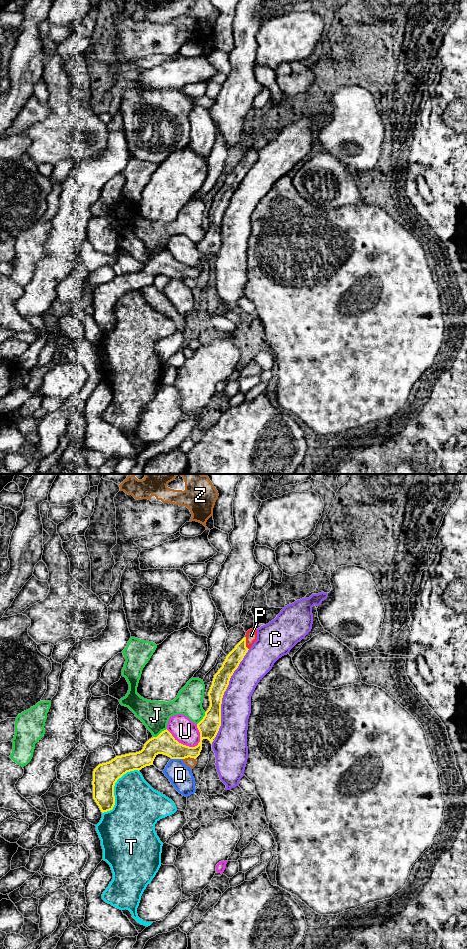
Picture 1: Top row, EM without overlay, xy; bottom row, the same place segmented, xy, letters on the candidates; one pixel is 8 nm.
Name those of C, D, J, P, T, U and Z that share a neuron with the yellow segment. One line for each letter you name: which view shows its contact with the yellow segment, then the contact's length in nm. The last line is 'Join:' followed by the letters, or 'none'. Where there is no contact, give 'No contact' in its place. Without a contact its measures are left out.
P: Touches yellow in xy. Shared border 110 nm
Join: P

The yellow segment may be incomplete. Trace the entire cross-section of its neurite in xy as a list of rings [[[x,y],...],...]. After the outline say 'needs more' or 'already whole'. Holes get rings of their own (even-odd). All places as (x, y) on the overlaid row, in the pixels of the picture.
[[[257,629],[246,632],[245,637],[226,656],[222,667],[214,675],[208,692],[210,706],[203,719],[197,724],[200,732],[200,742],[195,747],[179,743],[166,729],[157,737],[149,739],[141,751],[116,756],[109,762],[99,764],[93,771],[93,799],[102,813],[110,811],[115,805],[114,786],[124,774],[134,770],[141,770],[153,765],[158,754],[171,759],[196,759],[202,750],[202,740],[208,739],[212,744],[221,726],[221,704],[231,676],[238,668],[248,650],[257,640]]]; needs more

